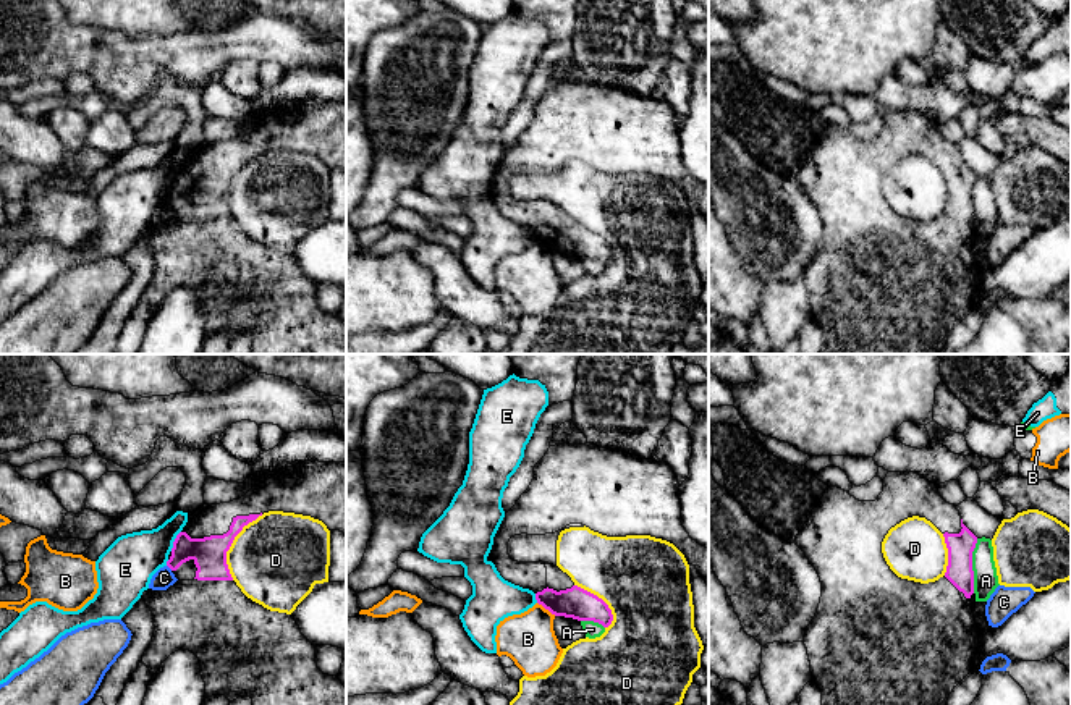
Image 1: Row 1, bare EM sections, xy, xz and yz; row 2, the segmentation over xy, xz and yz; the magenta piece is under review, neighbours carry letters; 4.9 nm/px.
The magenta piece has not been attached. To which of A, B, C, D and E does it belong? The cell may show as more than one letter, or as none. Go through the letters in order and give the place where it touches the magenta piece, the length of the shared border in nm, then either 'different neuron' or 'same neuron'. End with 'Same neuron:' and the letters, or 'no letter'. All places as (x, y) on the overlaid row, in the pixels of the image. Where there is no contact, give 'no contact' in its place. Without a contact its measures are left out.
A: meets magenta in yz at (971, 566); contact 280 nm long; different neuron
B: meets magenta in xz at (547, 608); contact 120 nm long; different neuron
C: meets magenta in xy at (170, 568); contact 40 nm long; different neuron
D: meets magenta in xy at (232, 542); contact 360 nm long; different neuron
E: meets magenta in xy at (175, 540); contact 120 nm long; different neuron
Same neuron: no letter

